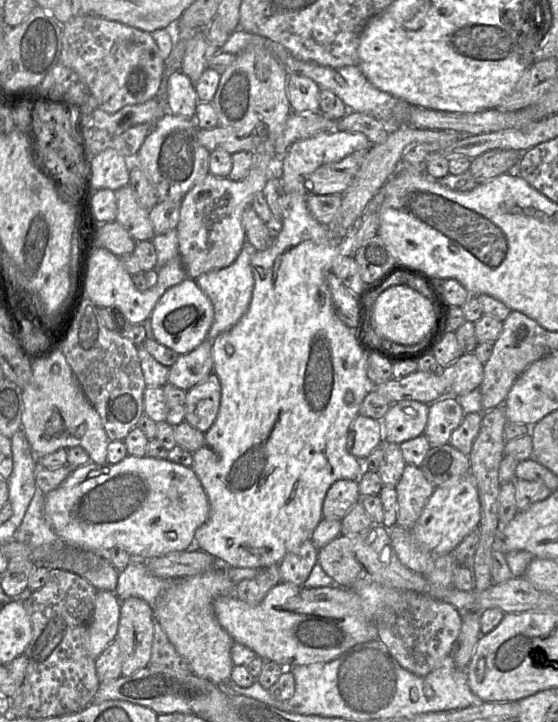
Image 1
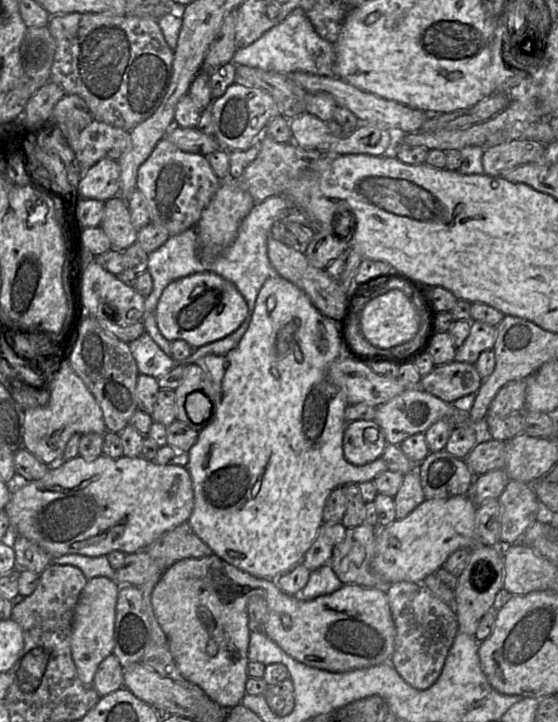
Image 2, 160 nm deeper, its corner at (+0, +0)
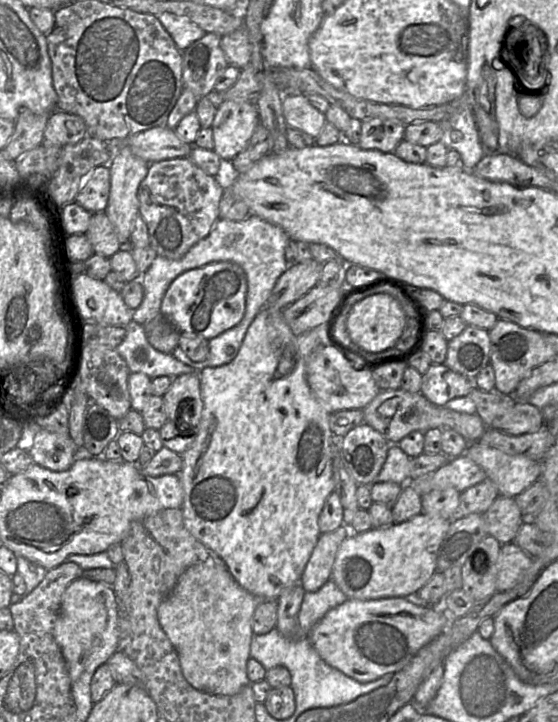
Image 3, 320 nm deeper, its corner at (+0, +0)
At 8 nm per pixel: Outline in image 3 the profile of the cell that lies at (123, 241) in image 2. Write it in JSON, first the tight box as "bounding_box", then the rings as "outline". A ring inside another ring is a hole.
{"bounding_box":[85,211,122,258],"outline":[[[104,211],[92,214],[85,234],[95,254],[110,258],[122,248],[114,227]]]}

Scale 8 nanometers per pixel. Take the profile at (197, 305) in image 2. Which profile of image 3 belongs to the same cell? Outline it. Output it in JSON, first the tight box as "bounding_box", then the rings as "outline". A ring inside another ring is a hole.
{"bounding_box":[160,262,247,340],"outline":[[[212,262],[177,276],[168,287],[160,307],[181,334],[195,335],[207,340],[236,326],[246,309],[247,277],[233,262]]]}

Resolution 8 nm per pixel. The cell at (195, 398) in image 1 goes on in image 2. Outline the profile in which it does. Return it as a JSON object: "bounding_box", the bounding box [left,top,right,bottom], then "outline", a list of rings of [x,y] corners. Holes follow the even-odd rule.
{"bounding_box":[174,363,214,432],"outline":[[[201,363],[185,365],[183,381],[174,391],[176,402],[176,420],[181,421],[191,429],[200,432],[211,422],[214,413],[209,419],[204,420],[202,423],[196,424],[191,421],[186,413],[185,401],[187,396],[195,391],[208,395],[210,399],[212,398],[211,381],[203,365]]]}

